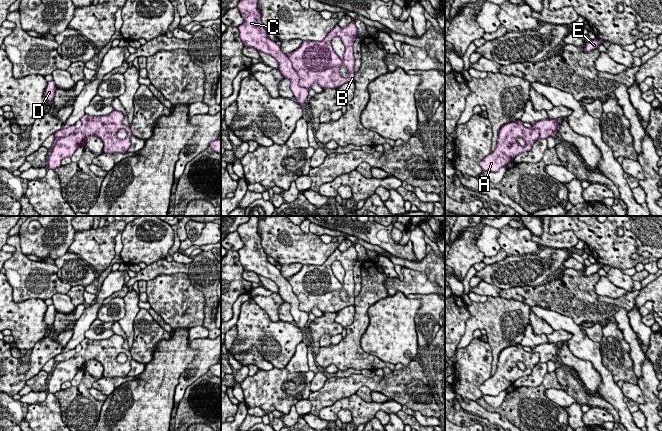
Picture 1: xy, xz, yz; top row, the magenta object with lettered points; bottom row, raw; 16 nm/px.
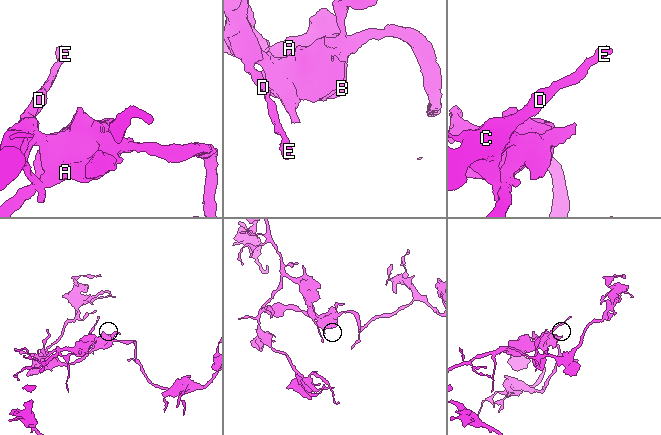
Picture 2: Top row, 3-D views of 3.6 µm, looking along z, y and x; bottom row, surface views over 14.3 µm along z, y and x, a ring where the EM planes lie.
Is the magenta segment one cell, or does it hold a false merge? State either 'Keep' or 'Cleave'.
Cleave

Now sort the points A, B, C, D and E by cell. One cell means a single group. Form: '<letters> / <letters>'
A B / C D E

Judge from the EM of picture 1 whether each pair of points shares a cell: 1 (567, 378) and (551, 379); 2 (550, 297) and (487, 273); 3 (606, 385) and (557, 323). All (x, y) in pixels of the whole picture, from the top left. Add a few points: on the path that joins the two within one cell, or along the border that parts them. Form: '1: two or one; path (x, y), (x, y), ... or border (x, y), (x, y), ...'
1: two; border (554, 371), (557, 380), (563, 386)
2: two; border (546, 281), (536, 285), (513, 286), (501, 289)
3: one; path (599, 367), (595, 357), (580, 342), (575, 332)

